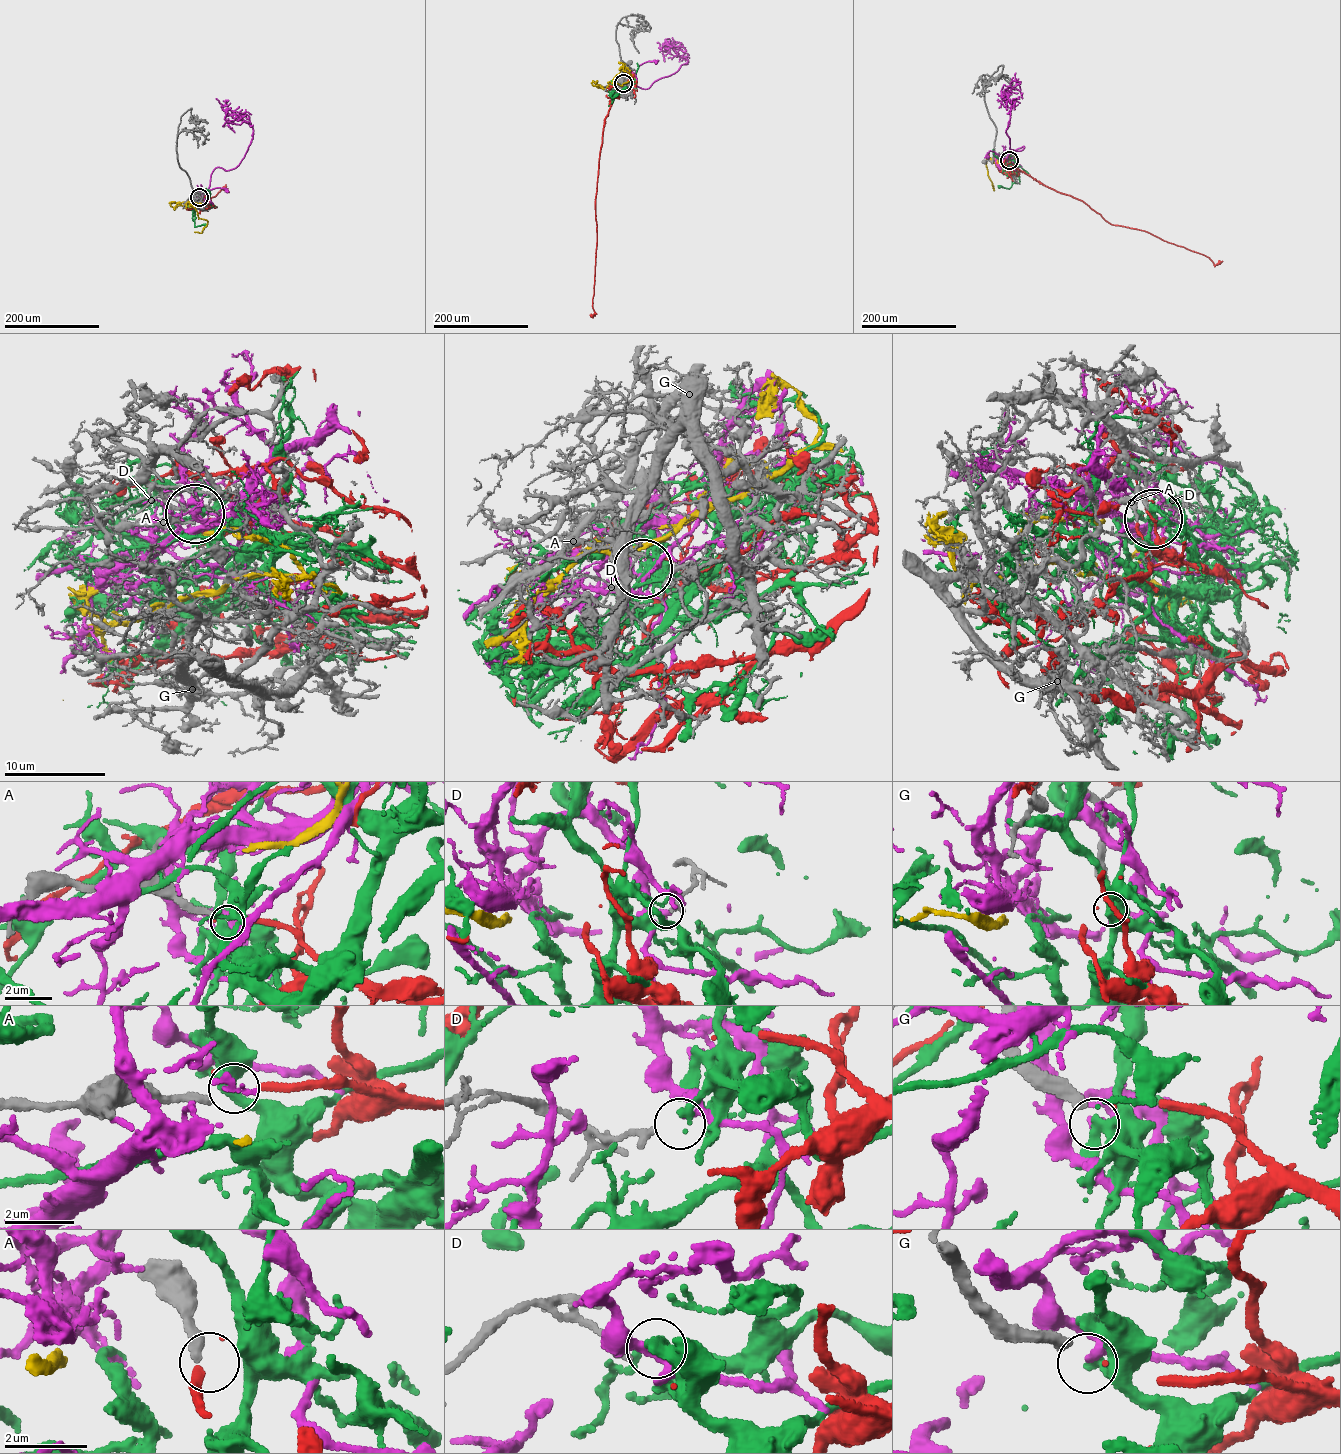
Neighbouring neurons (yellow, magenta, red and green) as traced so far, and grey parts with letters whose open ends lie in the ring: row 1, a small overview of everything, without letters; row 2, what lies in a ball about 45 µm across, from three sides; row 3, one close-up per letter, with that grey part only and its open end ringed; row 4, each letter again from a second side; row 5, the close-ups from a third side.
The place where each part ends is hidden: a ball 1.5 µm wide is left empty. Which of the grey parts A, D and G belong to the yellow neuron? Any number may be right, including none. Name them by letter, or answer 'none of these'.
none of these

